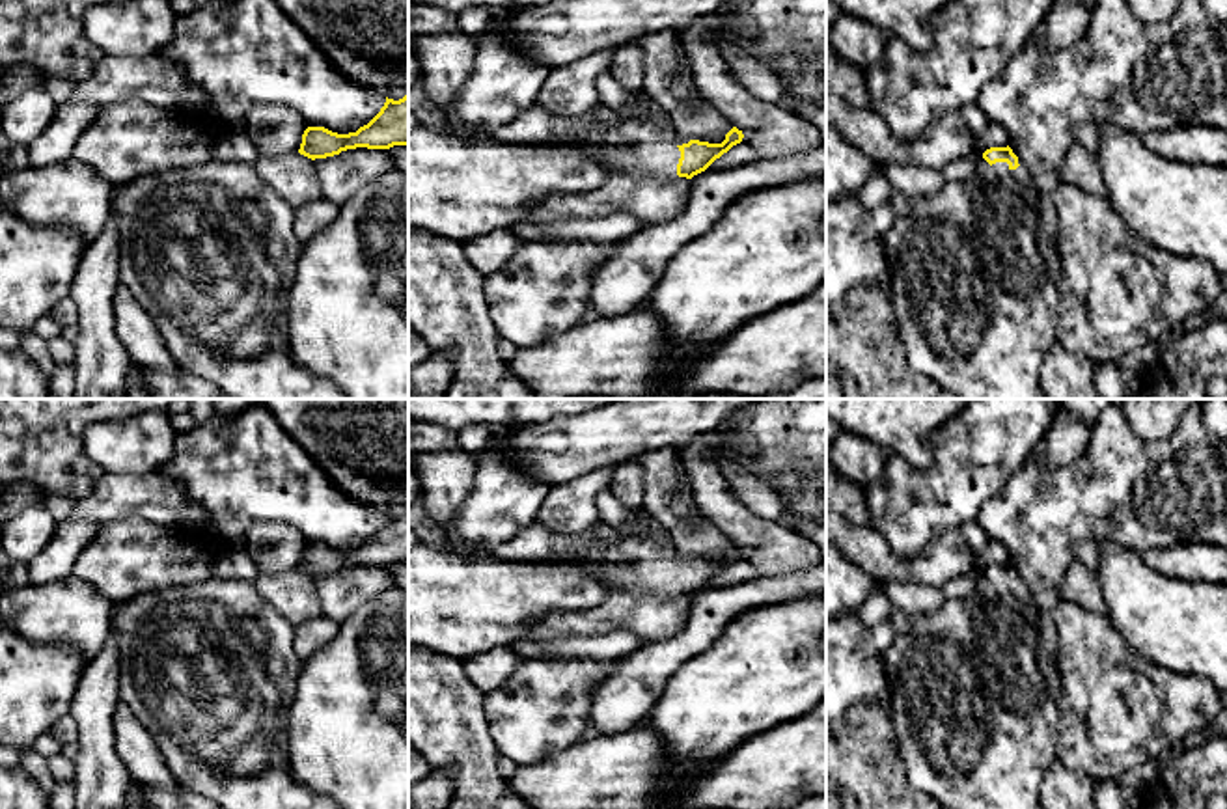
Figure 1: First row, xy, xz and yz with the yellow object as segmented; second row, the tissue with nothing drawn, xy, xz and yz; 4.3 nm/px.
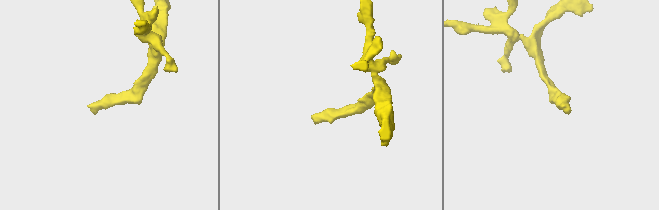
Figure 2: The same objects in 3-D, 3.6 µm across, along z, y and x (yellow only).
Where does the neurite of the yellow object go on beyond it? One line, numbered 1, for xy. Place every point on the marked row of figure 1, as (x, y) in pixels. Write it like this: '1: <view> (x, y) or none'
1: none

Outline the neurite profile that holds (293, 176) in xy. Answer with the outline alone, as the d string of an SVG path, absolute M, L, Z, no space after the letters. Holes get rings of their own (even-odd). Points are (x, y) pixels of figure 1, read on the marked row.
M300 153L280 157L259 155L254 168L257 177L295 209L321 198L321 181L315 164Z

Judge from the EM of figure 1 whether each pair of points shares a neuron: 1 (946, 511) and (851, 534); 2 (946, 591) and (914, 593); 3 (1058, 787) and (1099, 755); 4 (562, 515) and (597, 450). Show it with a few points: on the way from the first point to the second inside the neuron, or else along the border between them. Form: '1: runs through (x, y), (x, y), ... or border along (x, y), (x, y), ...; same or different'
1: border along (871, 526), (901, 560); different
2: runs through (938, 593), (922, 593); same
3: border along (1056, 757), (1063, 765), (1086, 772), (1095, 781); different
4: border along (612, 466), (601, 466), (551, 489); different

